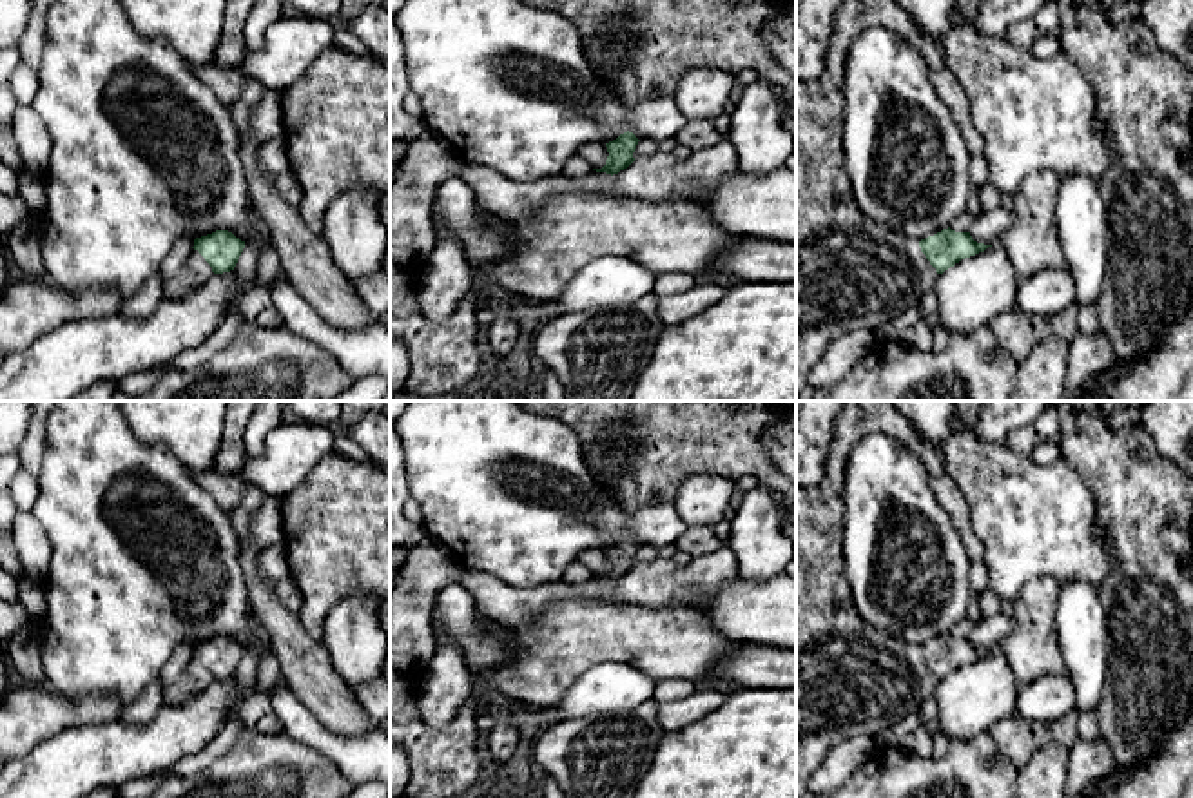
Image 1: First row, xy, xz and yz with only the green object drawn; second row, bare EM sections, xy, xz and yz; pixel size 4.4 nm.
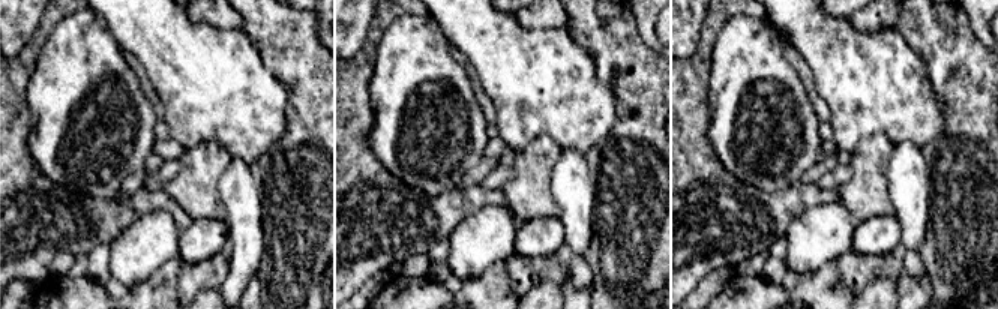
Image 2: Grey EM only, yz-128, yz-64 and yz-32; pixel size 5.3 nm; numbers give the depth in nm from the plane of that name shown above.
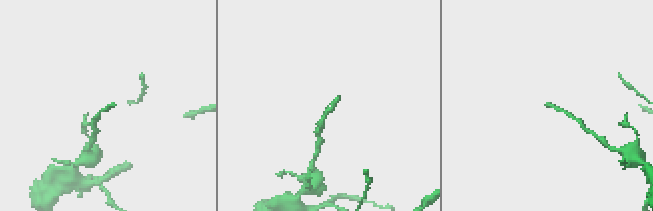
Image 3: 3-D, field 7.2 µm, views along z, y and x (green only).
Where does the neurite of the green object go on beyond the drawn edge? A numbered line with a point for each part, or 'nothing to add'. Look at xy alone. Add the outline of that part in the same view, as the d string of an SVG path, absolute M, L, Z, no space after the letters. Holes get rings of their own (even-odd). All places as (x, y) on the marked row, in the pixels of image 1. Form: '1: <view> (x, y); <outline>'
1: xy (196, 271); M192 248L179 272L163 283L163 294L167 297L185 297L198 287L205 285L212 276L212 267Z

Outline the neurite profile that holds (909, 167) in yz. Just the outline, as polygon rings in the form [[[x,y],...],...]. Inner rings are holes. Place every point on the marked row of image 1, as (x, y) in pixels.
[[[874,25],[850,45],[843,78],[845,172],[856,203],[872,221],[916,241],[948,229],[975,192],[970,180],[972,152],[930,74],[932,71],[912,44],[883,25]]]

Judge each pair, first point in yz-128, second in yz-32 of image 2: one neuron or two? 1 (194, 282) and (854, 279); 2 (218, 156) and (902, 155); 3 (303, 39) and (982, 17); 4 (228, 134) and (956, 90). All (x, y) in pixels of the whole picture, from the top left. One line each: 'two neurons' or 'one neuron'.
1: one neuron
2: two neurons
3: two neurons
4: two neurons

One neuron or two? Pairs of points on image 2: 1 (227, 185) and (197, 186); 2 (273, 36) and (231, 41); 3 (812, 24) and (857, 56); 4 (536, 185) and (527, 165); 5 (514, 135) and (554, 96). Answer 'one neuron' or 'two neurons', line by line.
1: two neurons
2: two neurons
3: one neuron
4: one neuron
5: one neuron

